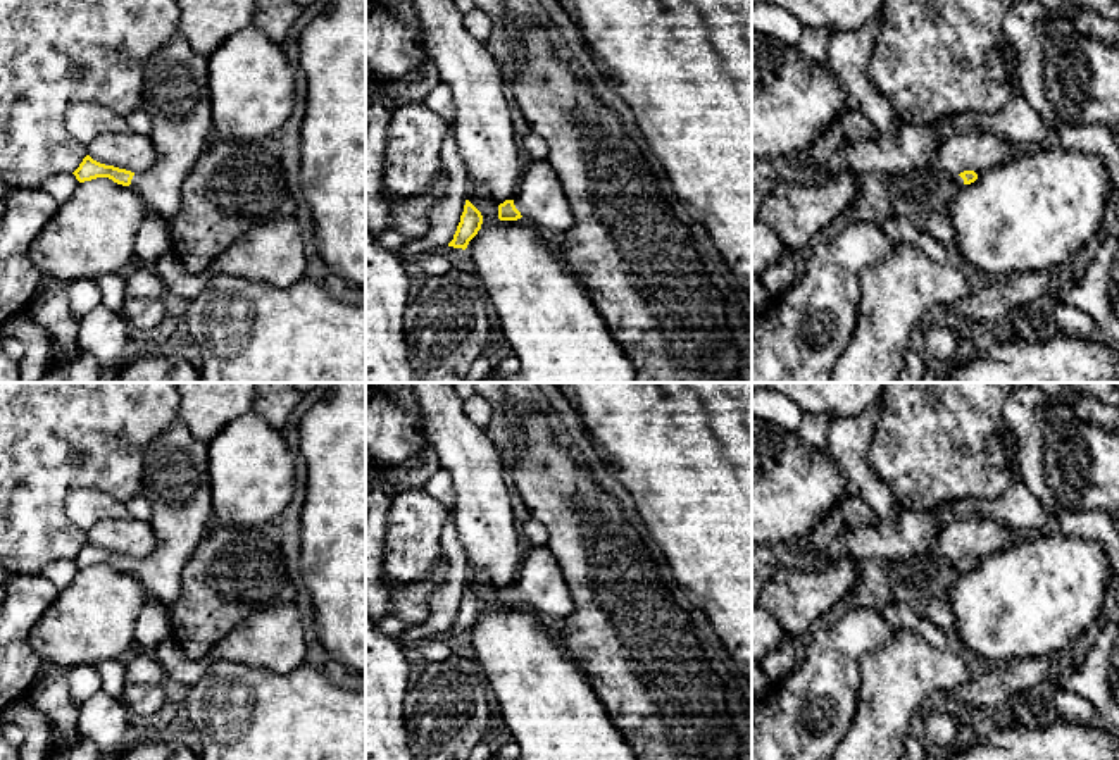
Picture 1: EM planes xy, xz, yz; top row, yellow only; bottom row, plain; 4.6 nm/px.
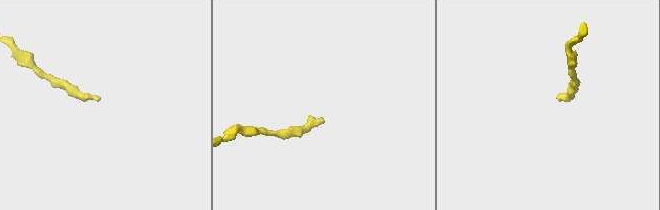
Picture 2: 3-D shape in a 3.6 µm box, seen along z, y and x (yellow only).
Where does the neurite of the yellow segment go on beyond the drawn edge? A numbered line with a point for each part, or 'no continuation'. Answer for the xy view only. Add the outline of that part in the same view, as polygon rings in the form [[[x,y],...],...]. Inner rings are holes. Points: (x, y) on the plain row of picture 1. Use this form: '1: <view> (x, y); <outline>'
1: xy (176, 483); [[[179,419],[145,448],[141,495],[152,505],[148,522],[157,545],[150,555],[134,558],[131,572],[148,598],[159,600],[169,610],[179,596],[181,574],[190,555],[214,522],[207,445],[198,441]]]

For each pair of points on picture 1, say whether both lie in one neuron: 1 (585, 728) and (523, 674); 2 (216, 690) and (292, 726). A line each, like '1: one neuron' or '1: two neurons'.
1: one neuron
2: one neuron

